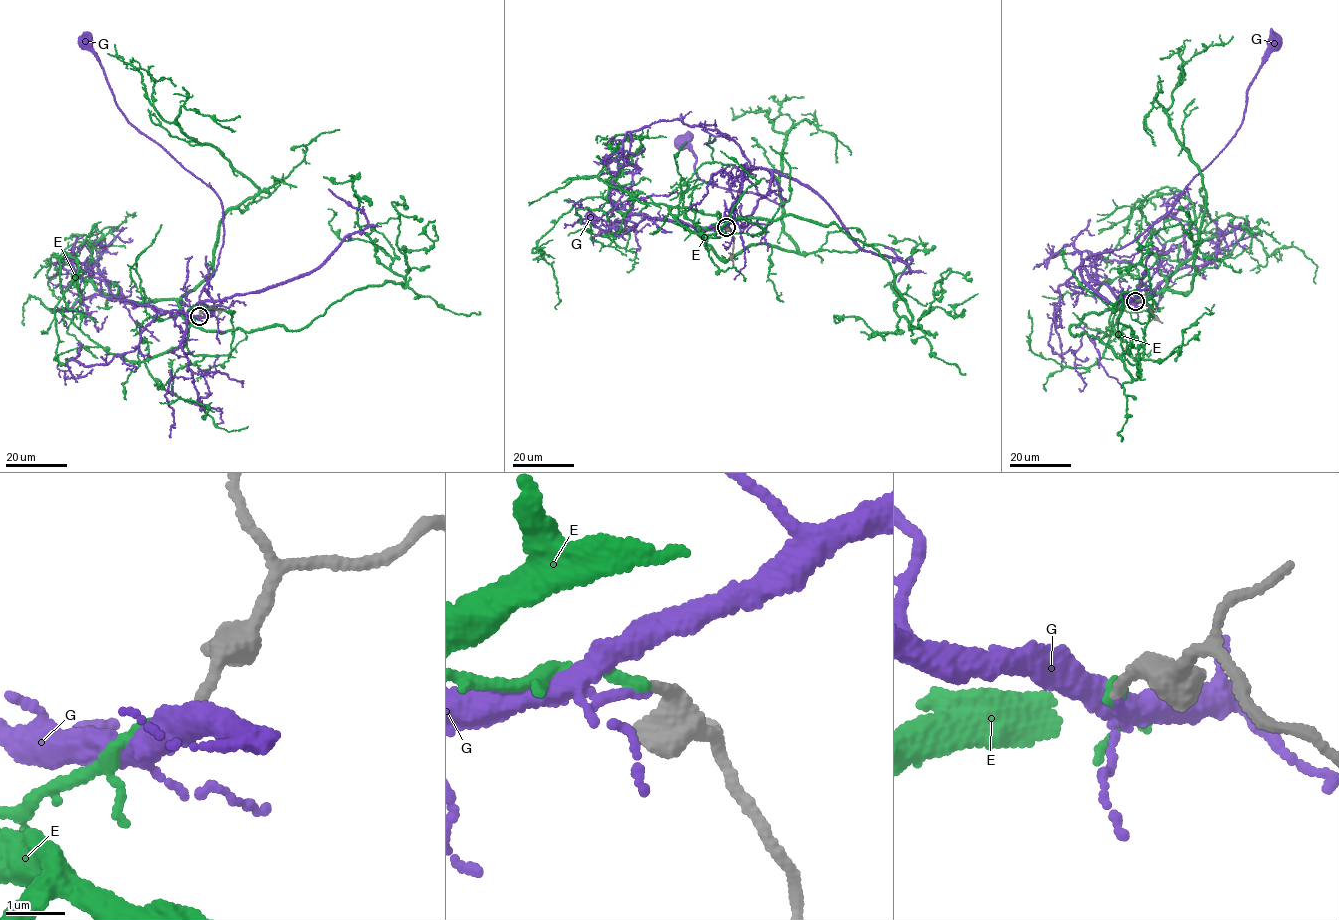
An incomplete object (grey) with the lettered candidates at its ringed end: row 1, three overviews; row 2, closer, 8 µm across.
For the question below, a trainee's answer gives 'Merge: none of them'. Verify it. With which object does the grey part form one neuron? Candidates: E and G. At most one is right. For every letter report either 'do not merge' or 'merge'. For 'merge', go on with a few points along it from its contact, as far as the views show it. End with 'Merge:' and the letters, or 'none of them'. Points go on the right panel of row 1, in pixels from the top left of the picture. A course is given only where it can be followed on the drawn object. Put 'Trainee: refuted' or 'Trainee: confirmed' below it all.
E: merge | via (1135, 301), (1083, 315), (1069, 329), (1112, 348), (1136, 379), (1153, 291), (1139, 246), (1150, 235)
G: do not merge
Merge: E
Trainee: refuted

